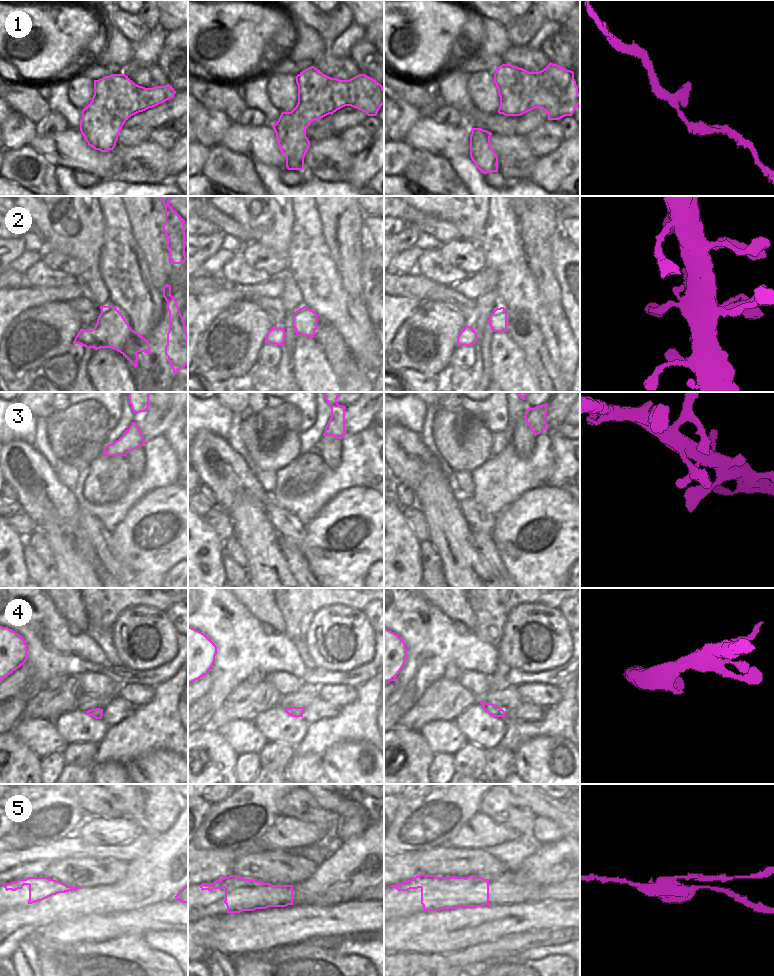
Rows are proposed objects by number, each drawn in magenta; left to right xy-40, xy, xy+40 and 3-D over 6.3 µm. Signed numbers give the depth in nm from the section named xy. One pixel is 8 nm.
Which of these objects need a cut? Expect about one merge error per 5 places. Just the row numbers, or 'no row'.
5

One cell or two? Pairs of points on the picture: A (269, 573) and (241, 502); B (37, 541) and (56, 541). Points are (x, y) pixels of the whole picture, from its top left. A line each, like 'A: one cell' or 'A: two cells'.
A: one cell
B: two cells

